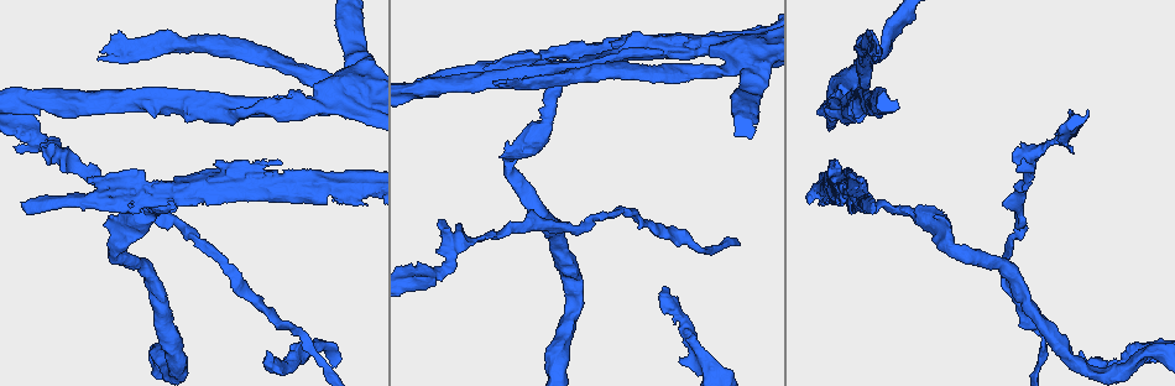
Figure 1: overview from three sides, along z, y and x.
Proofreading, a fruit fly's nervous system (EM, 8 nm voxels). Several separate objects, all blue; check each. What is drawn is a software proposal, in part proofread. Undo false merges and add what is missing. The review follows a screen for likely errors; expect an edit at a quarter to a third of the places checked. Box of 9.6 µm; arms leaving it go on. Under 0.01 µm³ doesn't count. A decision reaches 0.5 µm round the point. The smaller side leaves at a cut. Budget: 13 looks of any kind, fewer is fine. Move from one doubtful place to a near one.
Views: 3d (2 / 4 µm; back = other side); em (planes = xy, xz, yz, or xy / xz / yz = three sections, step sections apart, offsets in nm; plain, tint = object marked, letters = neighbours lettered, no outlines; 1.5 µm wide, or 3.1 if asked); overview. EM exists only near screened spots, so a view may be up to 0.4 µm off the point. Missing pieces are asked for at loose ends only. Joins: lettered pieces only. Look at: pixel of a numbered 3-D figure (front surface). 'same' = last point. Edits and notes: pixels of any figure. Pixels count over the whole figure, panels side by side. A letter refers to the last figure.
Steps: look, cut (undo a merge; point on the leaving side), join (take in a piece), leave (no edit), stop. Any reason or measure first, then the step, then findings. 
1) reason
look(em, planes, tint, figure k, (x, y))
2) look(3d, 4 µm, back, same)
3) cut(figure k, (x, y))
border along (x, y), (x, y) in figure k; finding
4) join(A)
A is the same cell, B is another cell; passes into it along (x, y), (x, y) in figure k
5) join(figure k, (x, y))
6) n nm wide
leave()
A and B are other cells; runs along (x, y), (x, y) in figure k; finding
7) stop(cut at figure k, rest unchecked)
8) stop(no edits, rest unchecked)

three-way junction
look(em, planes, plain, figure 1, (265, 178))

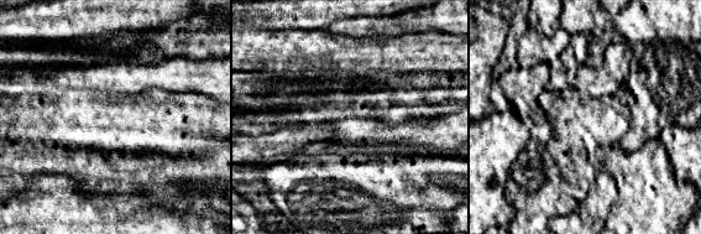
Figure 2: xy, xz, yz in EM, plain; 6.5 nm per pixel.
what lies round it
look(em, planes, letters, same)

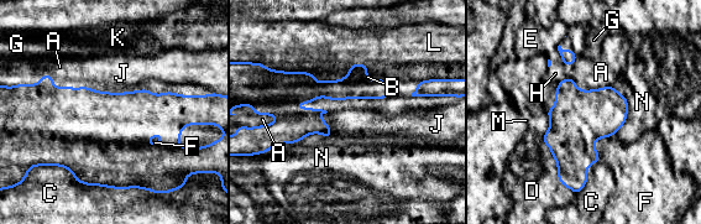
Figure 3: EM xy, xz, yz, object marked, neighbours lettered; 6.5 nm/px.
leave()
A, B, C, D, E, F, G, H, J, K, L, M and N are other cells; runs along (386, 90), (303, 89), (278, 139) in figure 3; one cell here

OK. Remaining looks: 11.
a fork
look(em, xz, step 8, tint, figure 1, (159, 209))

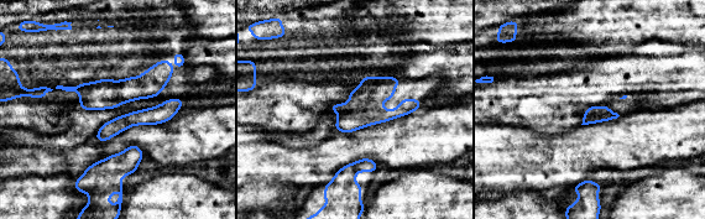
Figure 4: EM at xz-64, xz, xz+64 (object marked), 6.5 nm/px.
another direction
look(em, planes, tint, same)

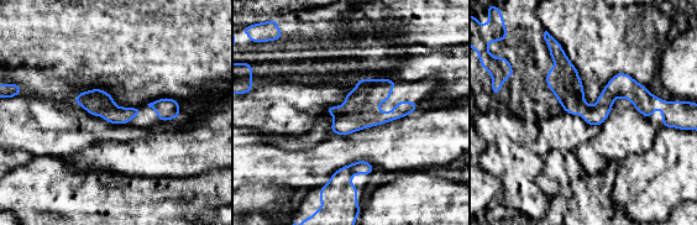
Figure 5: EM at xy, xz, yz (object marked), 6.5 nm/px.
see the neighbours
look(em, planes, letters, same)

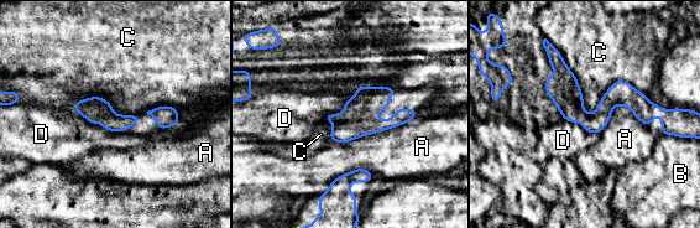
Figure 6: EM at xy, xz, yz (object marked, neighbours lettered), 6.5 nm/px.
170 nm wide
leave()
A, B, C and D are other cells; runs along (552, 55), (585, 117), (614, 99), (662, 113) in figure 6; one cell here

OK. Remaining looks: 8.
calibre changes
look(3d, 2 µm, figure 1, (527, 145))

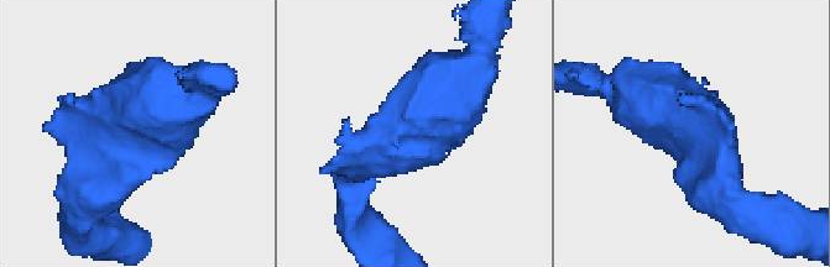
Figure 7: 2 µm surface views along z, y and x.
arms of 260, 260 nm; need the tissue
look(em, planes, letters, figure 7, (136, 120))

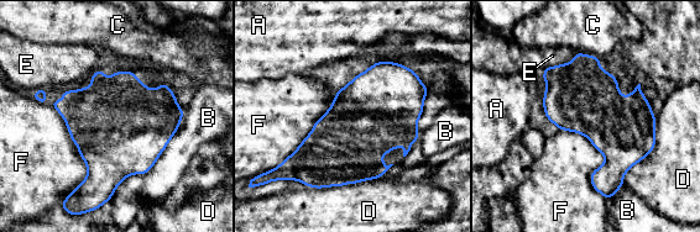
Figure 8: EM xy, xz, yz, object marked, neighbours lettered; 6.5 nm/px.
B touches over 650 nm
leave()
A, B, C, D, E and F are other cells; border along (48, 104), (87, 164), (74, 190) in figure 8; all the same cell

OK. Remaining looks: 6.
branch stops here
look(em, yz, step 4, tint, figure 1, (607, 55))

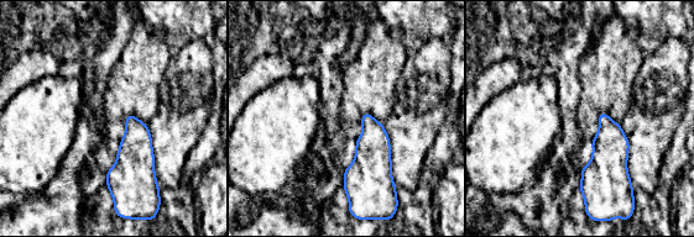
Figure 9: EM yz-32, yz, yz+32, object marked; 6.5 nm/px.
cut it another way
look(em, planes, letters, same)

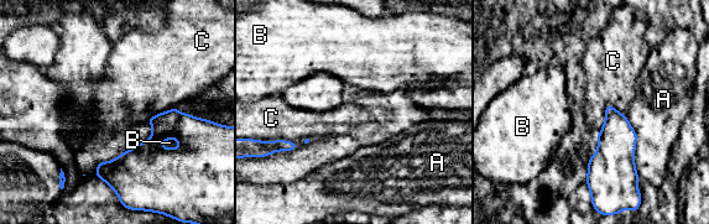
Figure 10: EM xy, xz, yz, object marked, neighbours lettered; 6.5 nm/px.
leave()
A, B and C are other cells; no lettered piece goes on from it

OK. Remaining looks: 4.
stops while still wide
look(em, planes, letters, figure 1, (1074, 152))

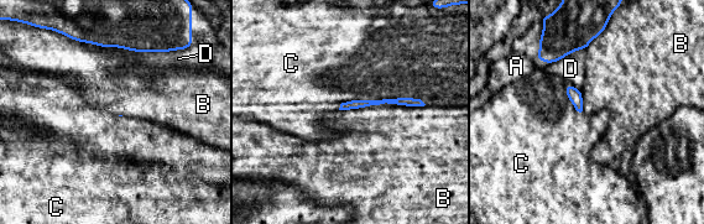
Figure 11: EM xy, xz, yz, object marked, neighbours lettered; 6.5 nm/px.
leave()
A, B, C and D are other cells; border along (424, 104), (350, 99), (338, 109) in figure 11; none of them fits

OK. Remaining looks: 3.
stop(no edits, rest unchecked)

